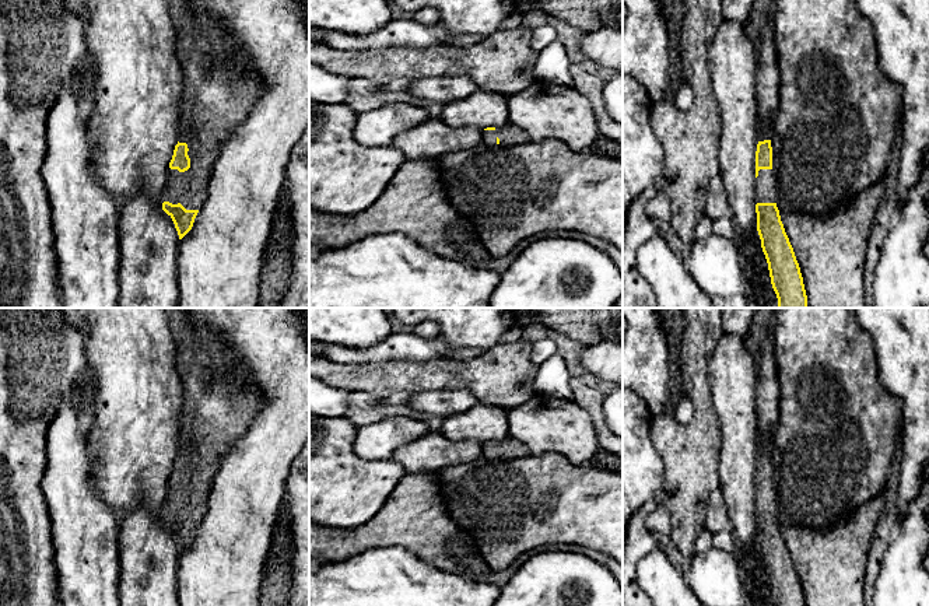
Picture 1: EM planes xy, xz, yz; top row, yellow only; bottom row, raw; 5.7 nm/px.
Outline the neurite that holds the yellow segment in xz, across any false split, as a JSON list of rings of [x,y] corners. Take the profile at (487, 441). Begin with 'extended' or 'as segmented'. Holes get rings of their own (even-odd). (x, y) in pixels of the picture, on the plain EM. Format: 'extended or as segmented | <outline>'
extended | [[[506,437],[502,441],[487,441],[481,444],[481,456],[492,460],[497,458],[502,459],[515,459],[515,458],[527,458],[532,452],[526,445],[519,442],[512,437]]]

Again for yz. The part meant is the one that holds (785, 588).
extended | [[[772,438],[765,439],[767,446],[761,449],[756,465],[756,526],[757,544],[761,553],[761,561],[765,568],[771,598],[775,606],[806,606],[799,577],[796,574],[793,561],[785,546],[781,535],[779,523],[776,521],[775,486],[772,483],[772,460],[771,446]]]

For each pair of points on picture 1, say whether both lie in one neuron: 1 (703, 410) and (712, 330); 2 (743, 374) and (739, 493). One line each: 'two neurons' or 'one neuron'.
1: one neuron
2: one neuron

